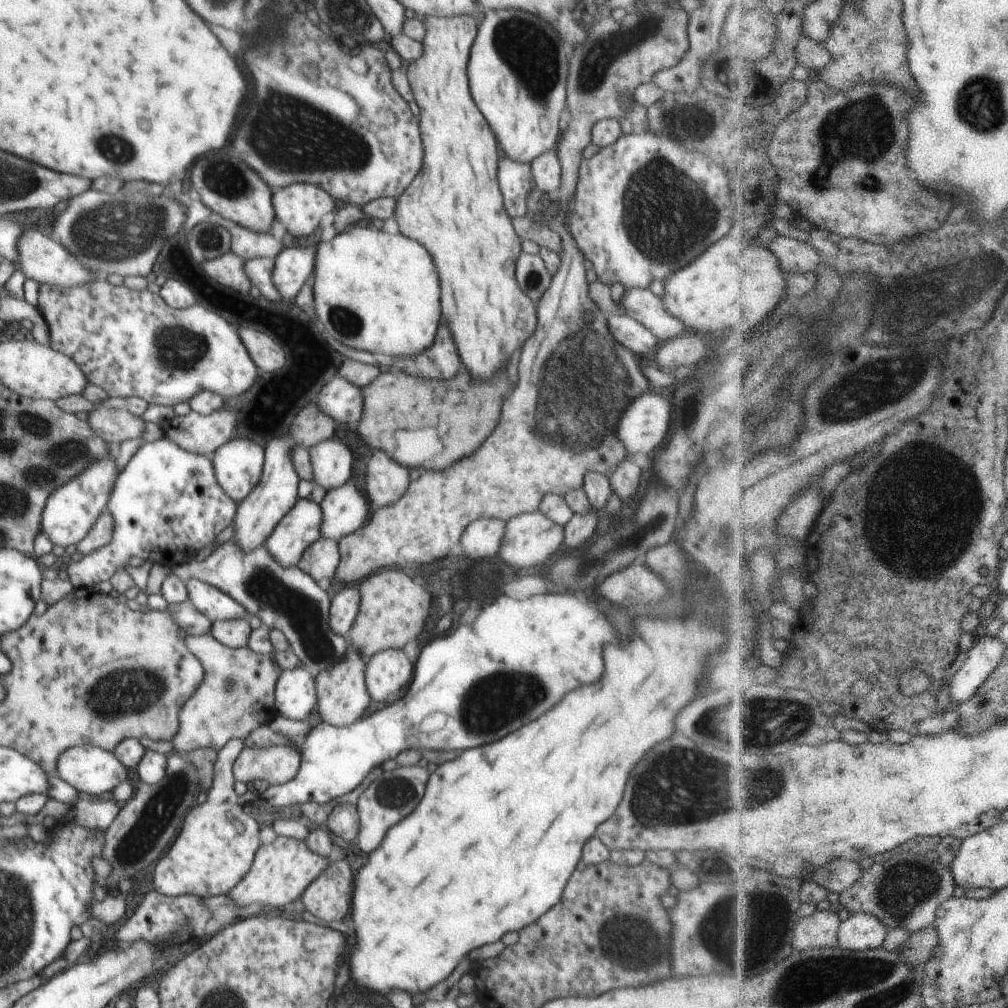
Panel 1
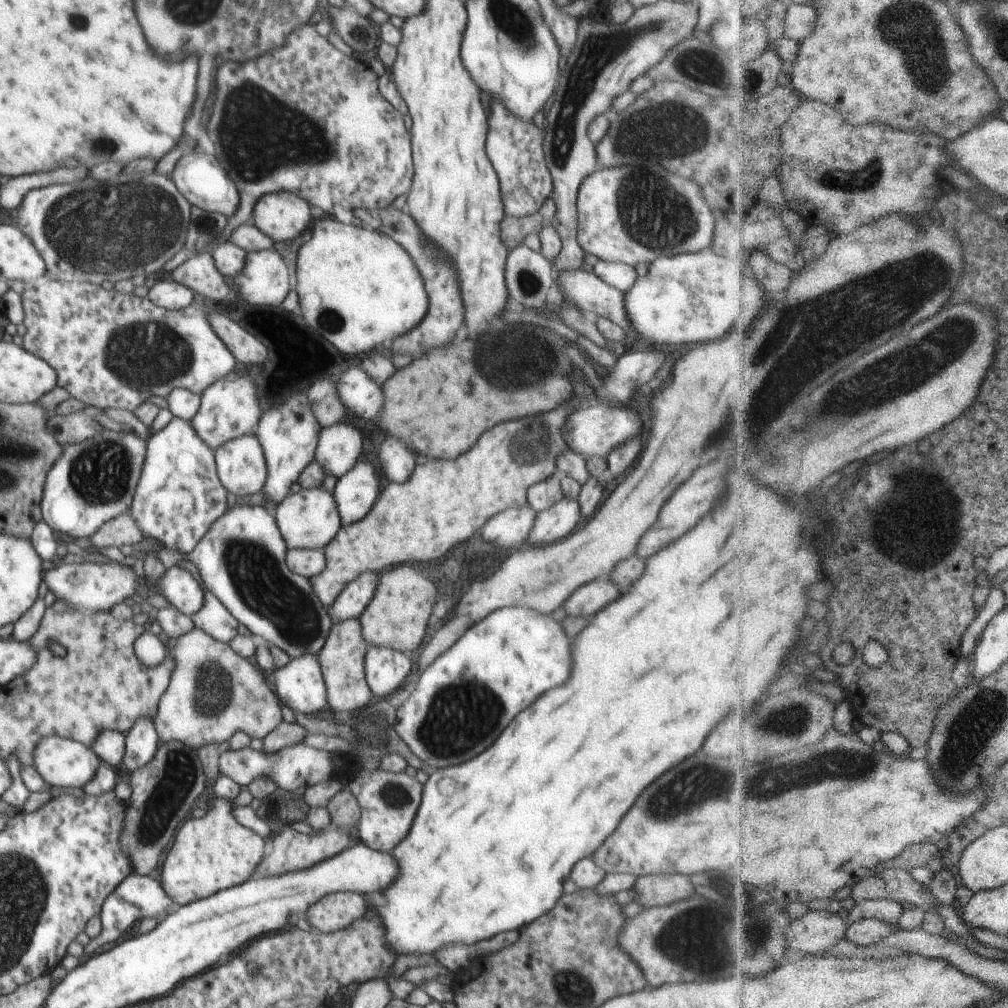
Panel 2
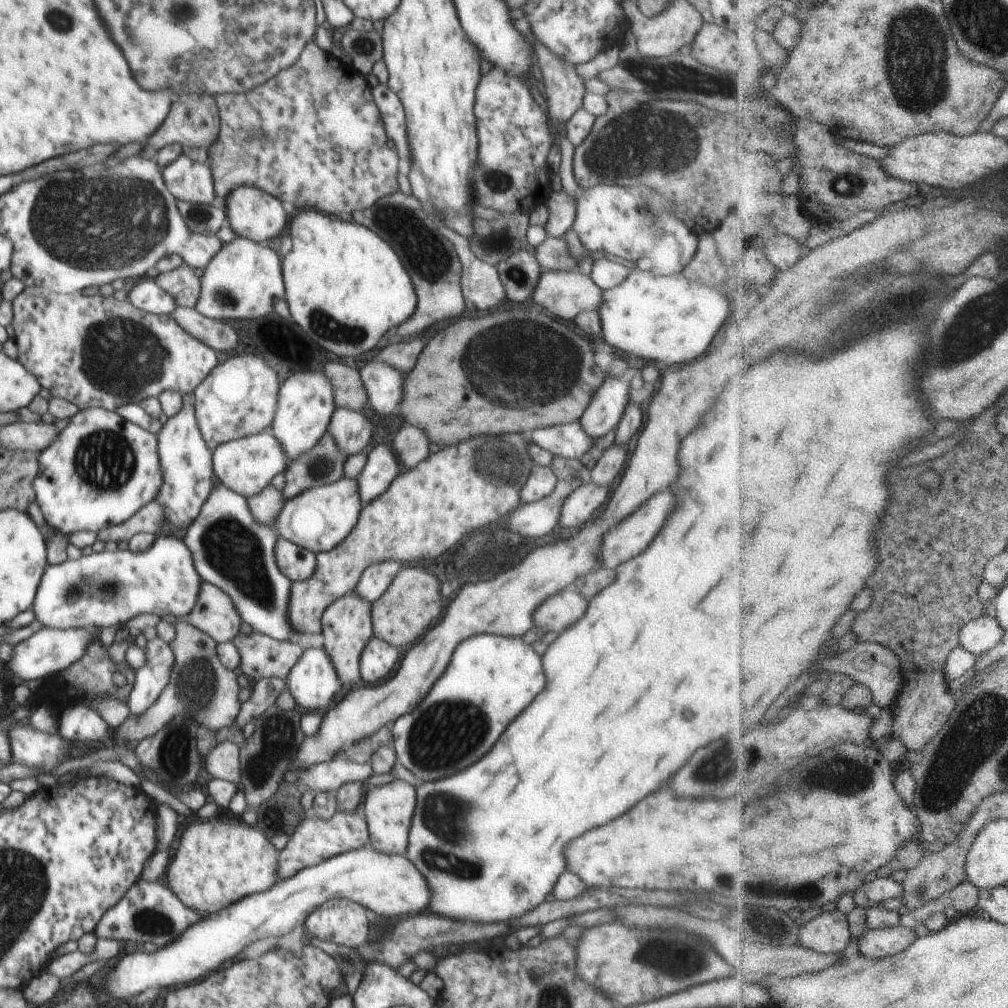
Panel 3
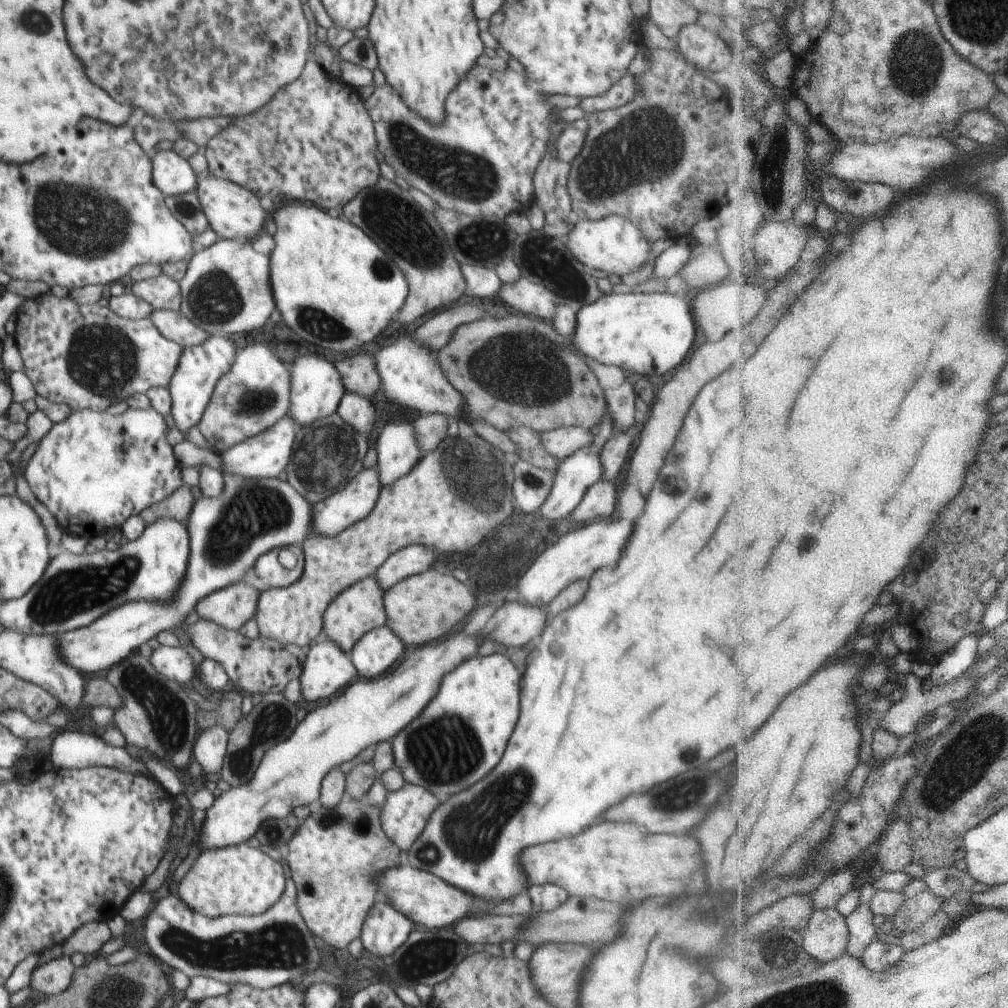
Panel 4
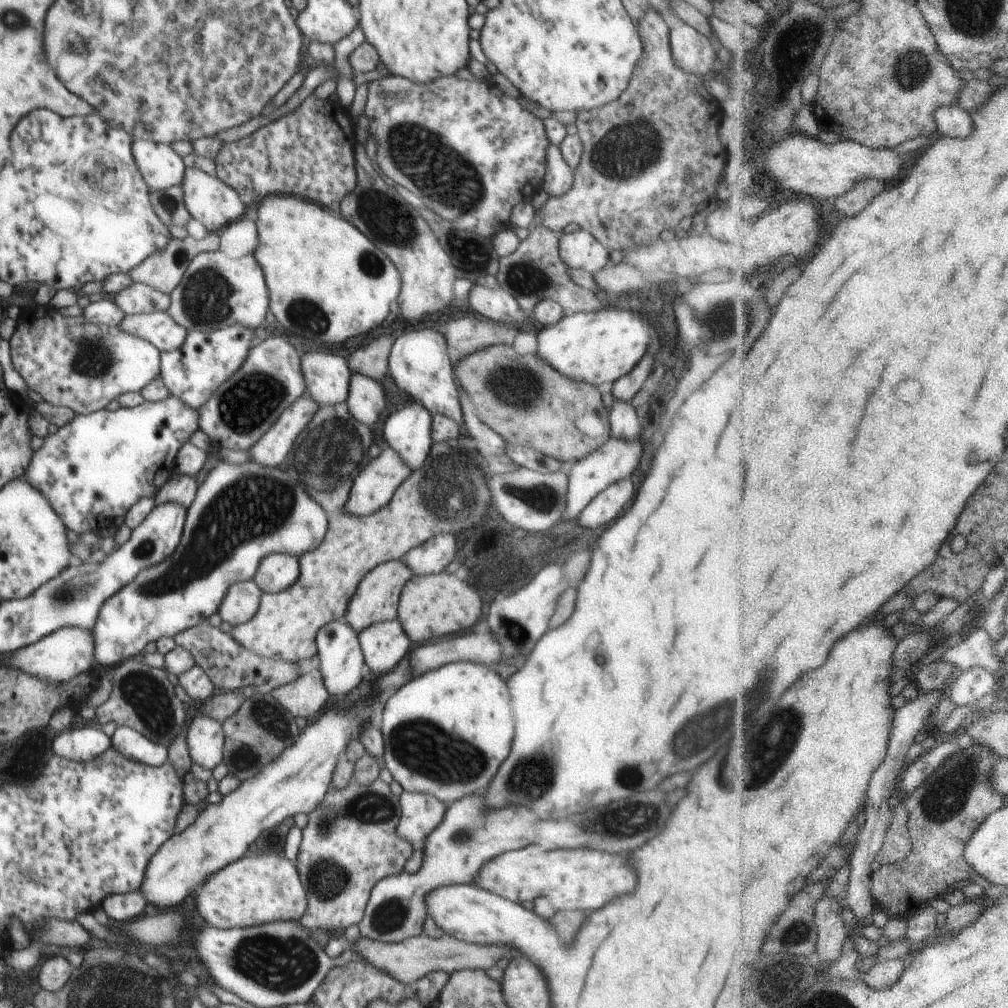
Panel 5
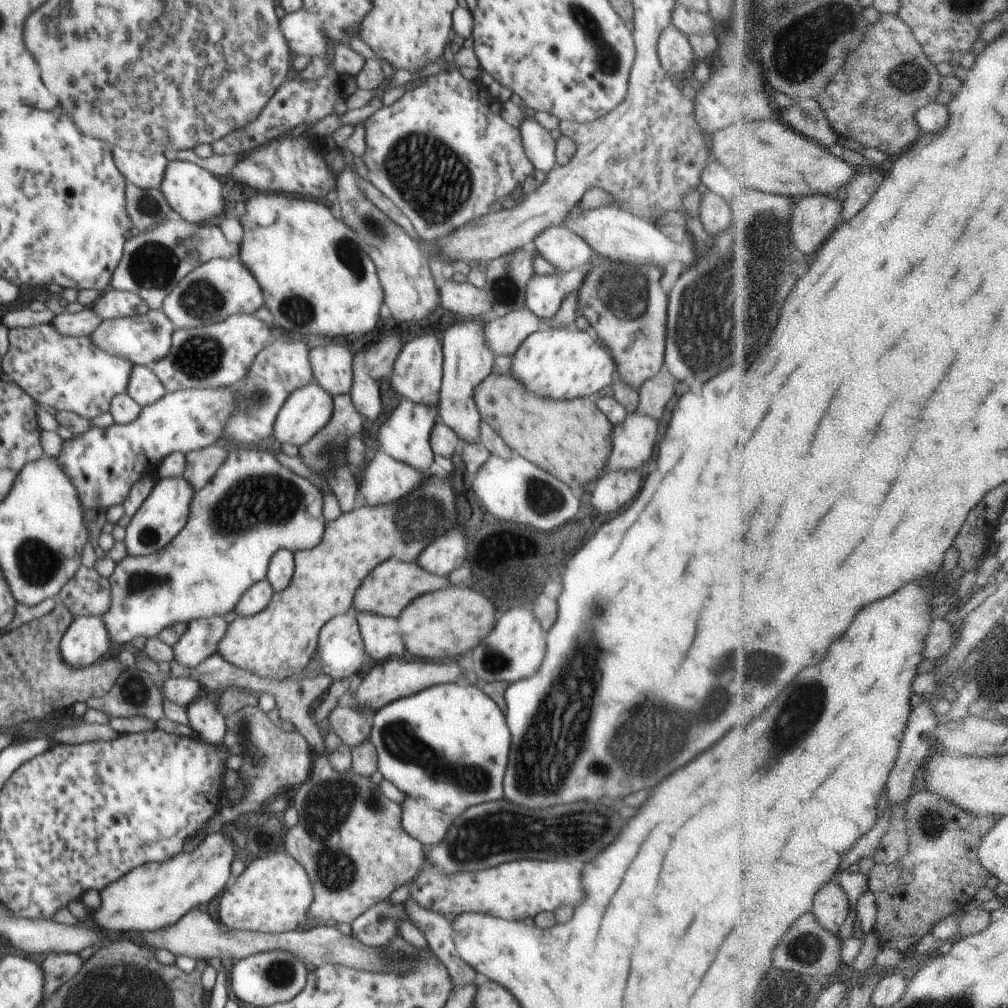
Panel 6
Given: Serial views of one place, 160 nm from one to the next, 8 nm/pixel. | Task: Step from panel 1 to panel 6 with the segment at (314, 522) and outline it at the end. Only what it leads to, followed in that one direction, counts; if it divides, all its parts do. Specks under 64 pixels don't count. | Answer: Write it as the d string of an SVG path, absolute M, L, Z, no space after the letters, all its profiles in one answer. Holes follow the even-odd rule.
M380 446L368 466L360 471L358 503L368 507L388 506L422 486L428 475L388 454L384 446Z

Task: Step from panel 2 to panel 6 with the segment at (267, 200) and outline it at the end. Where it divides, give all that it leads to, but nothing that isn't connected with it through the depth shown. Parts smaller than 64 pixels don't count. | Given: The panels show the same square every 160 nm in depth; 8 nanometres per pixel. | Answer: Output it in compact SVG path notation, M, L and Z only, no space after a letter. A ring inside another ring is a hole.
M170 161L166 165L166 172L160 189L171 210L197 225L216 222L216 216L222 215L225 200L222 198L222 178L217 178L210 171L190 161Z

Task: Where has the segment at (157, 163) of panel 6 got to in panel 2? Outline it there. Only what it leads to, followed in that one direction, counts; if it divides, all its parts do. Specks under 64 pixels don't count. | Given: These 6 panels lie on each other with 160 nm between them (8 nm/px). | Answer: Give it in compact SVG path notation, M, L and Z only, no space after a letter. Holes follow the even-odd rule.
M202 149L182 155L173 168L171 182L192 207L201 208L209 215L215 214L228 218L238 208L240 200L234 181L222 168L215 155L207 154Z

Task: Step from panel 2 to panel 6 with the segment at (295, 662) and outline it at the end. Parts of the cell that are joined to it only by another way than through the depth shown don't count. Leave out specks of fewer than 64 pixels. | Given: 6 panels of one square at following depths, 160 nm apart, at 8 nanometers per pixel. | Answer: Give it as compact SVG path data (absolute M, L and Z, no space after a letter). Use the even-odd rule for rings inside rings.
M353 612L335 616L322 627L317 651L322 672L333 680L361 672L367 654Z

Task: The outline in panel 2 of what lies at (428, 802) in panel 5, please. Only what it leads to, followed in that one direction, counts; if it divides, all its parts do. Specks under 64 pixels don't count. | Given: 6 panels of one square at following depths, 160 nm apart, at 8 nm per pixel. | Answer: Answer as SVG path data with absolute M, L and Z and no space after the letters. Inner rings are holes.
M377 770L373 773L360 771L349 775L347 787L359 802L361 817L355 838L360 838L374 850L390 853L406 838L412 826L412 820L421 804L423 785L416 777L408 776L405 772L391 773Z

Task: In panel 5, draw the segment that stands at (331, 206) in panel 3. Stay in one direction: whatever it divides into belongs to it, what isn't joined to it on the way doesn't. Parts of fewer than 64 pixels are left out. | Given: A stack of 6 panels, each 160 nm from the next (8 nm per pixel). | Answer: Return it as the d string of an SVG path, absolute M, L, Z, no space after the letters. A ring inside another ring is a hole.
M311 94L293 113L274 121L246 138L234 143L224 143L215 160L215 175L233 188L245 204L254 204L268 195L288 195L306 198L314 201L322 207L329 208L332 202L341 200L354 190L357 174L355 171L354 147L356 142L356 130L353 119L340 110L342 107L333 106L332 112L328 108L328 128L324 124L325 100L316 99Z

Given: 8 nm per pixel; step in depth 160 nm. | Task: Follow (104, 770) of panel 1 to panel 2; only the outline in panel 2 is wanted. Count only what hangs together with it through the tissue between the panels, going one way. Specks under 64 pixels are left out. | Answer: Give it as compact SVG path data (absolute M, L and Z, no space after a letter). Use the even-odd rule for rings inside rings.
M48 735L39 740L39 746L34 747L33 768L45 780L46 786L51 788L83 788L85 782L90 782L97 768L103 762L99 756L85 744L78 741Z

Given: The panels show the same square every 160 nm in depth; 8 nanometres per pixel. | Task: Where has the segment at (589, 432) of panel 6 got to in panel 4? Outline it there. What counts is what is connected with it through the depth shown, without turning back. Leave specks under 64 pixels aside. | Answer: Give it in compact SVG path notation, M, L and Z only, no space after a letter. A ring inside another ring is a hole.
M518 314L510 315L508 318L497 319L494 316L488 316L479 321L471 322L459 326L453 338L449 343L436 352L437 359L440 366L447 376L447 379L460 391L460 394L466 401L465 411L467 415L472 419L480 419L492 425L495 429L506 430L515 428L529 428L531 431L537 433L550 432L553 429L559 428L581 428L581 429L598 429L599 423L603 417L607 416L607 400L605 391L600 386L598 378L594 374L594 362L592 359L588 359L587 356L582 355L571 346L571 336L564 336L557 332L552 326L552 323L546 325L536 318L527 317Z

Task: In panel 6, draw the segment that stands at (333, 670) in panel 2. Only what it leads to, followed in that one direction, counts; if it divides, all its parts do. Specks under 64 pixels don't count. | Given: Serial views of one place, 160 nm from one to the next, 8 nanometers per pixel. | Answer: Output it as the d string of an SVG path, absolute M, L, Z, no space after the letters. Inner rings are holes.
M398 560L386 561L379 564L361 582L361 587L356 591L353 600L354 614L374 613L374 616L382 616L383 619L399 620L405 608L418 597L436 592L437 590L454 585L448 579L448 575L436 575L416 562L398 562Z

